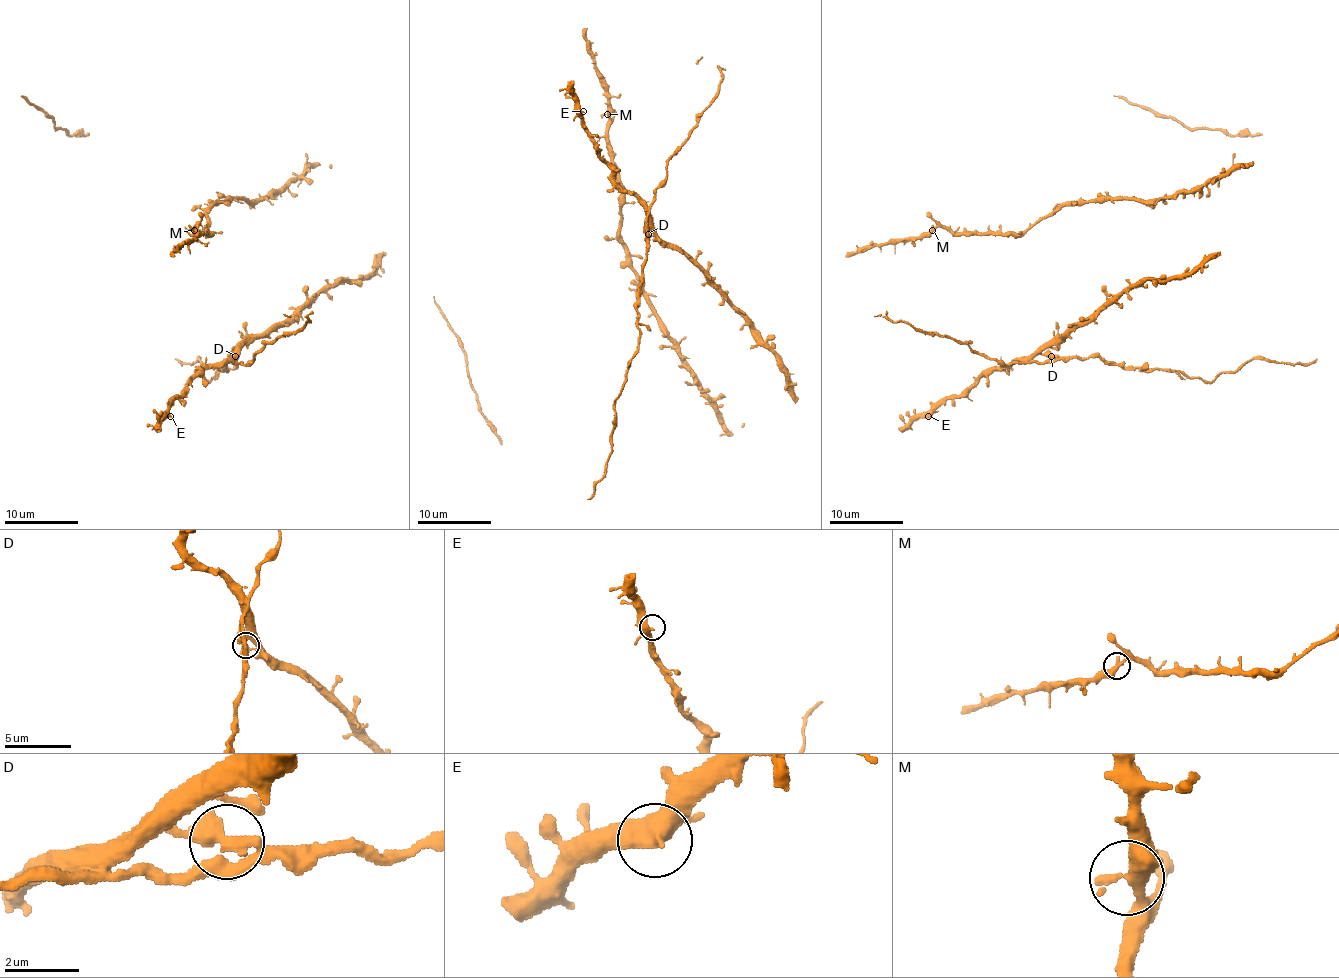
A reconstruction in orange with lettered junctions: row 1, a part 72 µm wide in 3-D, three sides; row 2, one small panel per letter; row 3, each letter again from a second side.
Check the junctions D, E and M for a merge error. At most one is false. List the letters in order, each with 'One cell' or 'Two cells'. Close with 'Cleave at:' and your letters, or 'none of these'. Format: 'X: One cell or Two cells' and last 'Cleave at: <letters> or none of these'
D: Two cells
E: One cell
M: One cell
Cleave at: D

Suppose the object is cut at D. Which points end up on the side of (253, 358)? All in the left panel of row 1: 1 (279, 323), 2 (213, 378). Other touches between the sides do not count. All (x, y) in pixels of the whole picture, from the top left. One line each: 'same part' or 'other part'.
1: other part
2: same part

